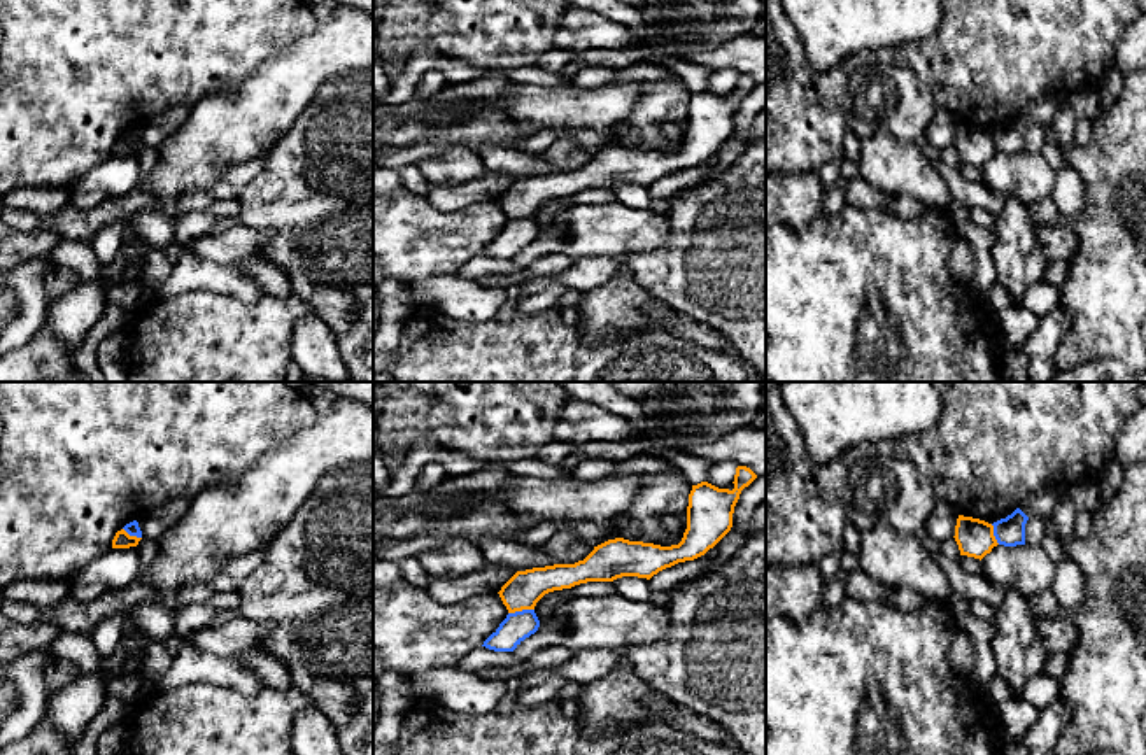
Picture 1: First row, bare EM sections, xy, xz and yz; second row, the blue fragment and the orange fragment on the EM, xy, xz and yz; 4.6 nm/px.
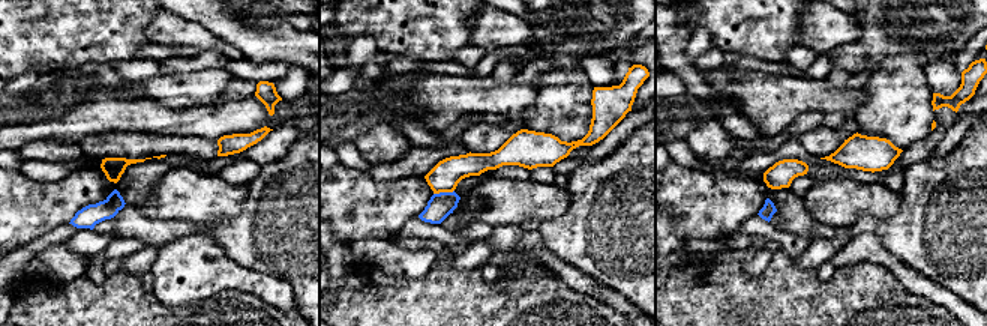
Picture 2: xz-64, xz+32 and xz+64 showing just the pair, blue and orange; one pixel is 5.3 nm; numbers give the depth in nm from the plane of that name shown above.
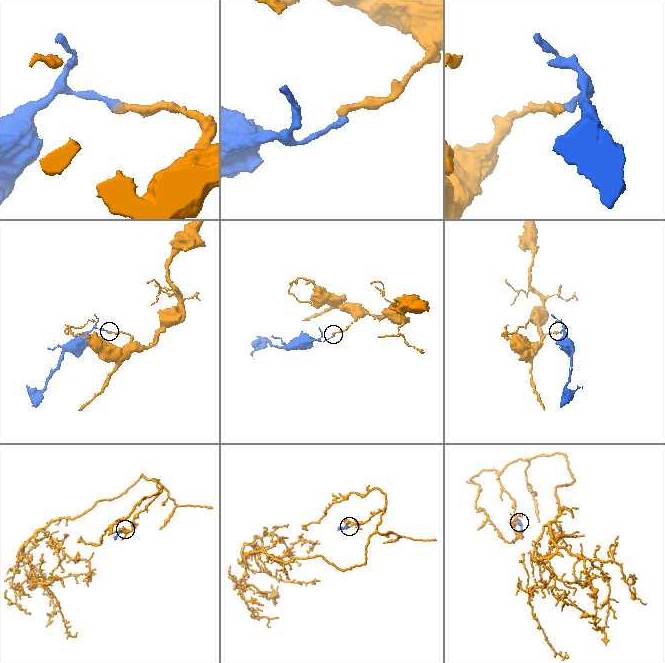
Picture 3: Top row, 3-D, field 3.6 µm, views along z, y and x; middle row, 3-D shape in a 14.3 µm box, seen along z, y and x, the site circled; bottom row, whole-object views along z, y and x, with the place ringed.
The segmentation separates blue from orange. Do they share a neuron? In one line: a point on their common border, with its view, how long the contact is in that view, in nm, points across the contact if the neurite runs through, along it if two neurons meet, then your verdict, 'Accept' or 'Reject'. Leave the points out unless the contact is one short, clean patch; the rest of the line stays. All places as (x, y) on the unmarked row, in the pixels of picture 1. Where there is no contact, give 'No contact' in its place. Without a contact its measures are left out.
Touches blue at xz (523, 218). Shared border 120 nm. Boundary: xz (533, 216), (509, 221). Reject

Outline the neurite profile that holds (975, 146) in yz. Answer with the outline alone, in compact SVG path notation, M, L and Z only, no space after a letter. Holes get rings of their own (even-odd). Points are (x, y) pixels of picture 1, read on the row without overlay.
M959 123L957 126L953 145L959 152L960 163L974 165L980 168L999 152L994 144L992 131L964 123Z

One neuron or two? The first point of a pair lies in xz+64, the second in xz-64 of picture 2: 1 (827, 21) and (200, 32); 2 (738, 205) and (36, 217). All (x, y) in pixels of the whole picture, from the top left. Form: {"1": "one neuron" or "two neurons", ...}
{"1": "one neuron", "2": "one neuron"}

